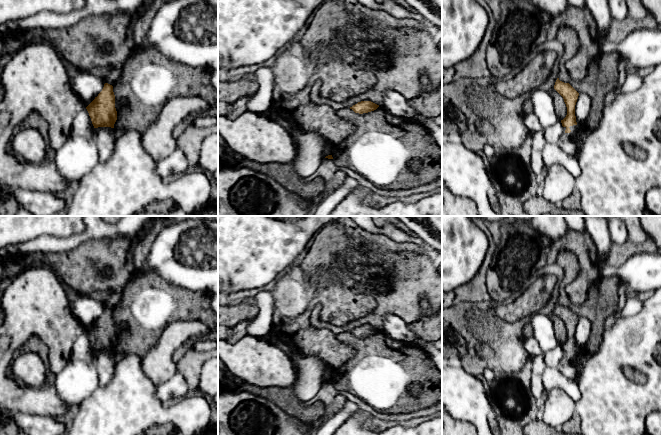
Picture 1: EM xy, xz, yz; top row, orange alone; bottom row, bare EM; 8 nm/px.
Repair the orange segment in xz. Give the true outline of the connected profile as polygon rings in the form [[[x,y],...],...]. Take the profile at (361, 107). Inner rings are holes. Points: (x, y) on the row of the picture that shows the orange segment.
[[[361,101],[350,107],[355,113],[363,114],[376,110],[379,105],[371,101]]]

